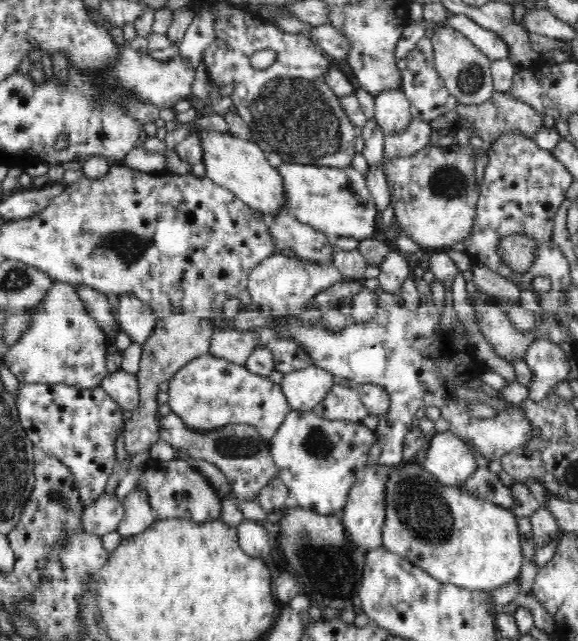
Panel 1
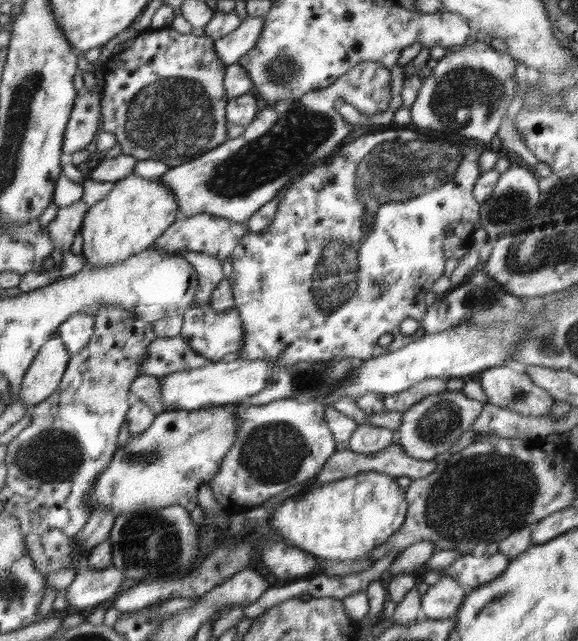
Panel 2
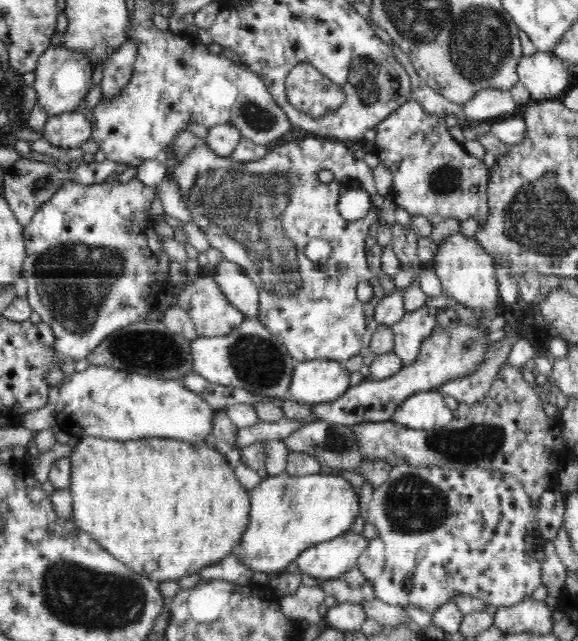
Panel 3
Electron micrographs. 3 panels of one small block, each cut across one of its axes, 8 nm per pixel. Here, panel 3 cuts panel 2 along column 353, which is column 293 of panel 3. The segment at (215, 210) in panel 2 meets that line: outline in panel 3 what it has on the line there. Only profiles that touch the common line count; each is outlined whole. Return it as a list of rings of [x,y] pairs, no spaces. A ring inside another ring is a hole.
[[[296,64],[285,80],[287,100],[314,118],[332,113],[346,102],[346,93],[310,64]]]

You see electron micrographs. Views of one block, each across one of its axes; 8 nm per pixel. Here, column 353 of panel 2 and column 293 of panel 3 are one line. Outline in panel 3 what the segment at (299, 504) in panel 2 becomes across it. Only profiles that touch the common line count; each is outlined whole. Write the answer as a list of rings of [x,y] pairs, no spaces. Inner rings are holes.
[[[333,471],[332,473],[316,473],[304,476],[292,476],[286,472],[262,479],[249,490],[250,522],[246,532],[242,534],[240,544],[232,550],[238,556],[240,563],[261,573],[273,573],[286,570],[292,560],[306,548],[334,540],[346,534],[354,520],[360,516],[360,495],[352,488],[351,481],[344,479]]]

